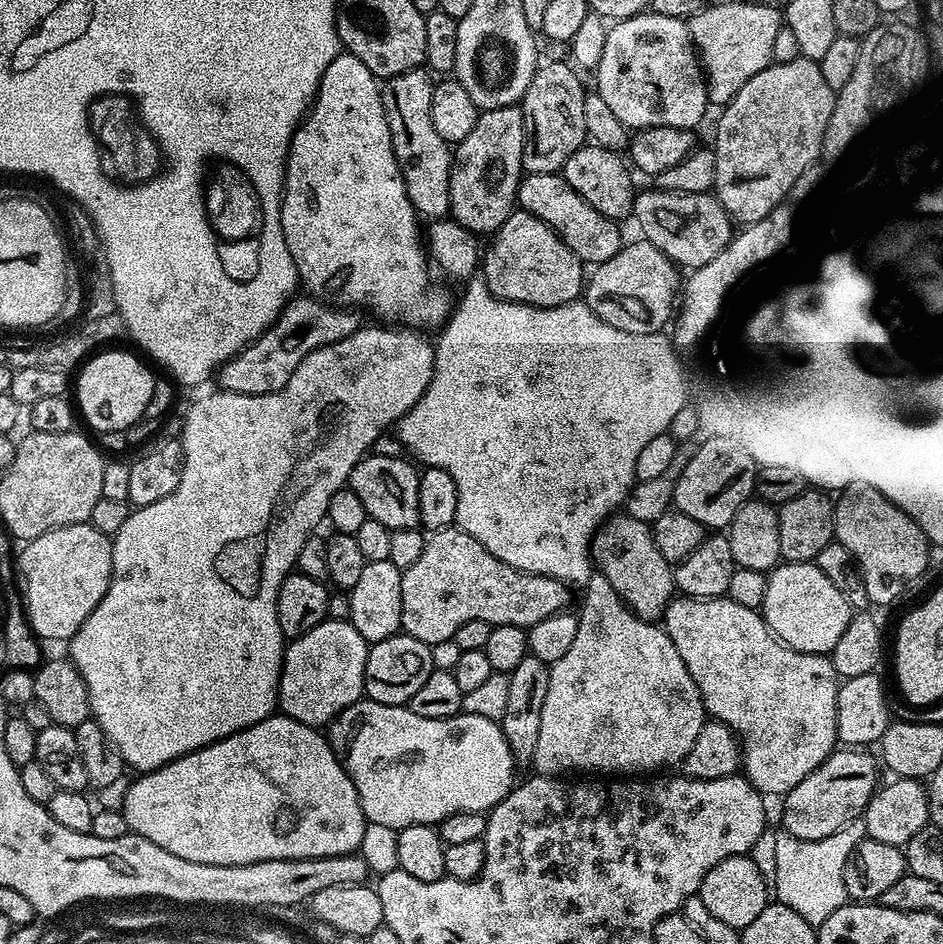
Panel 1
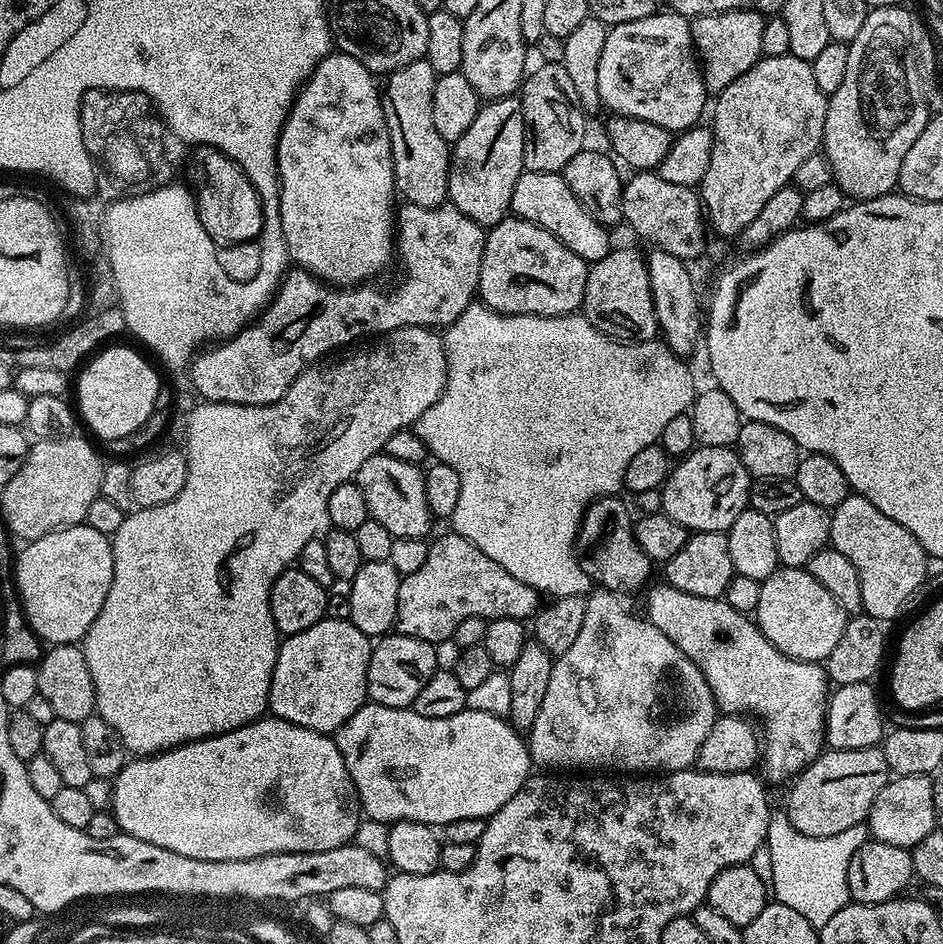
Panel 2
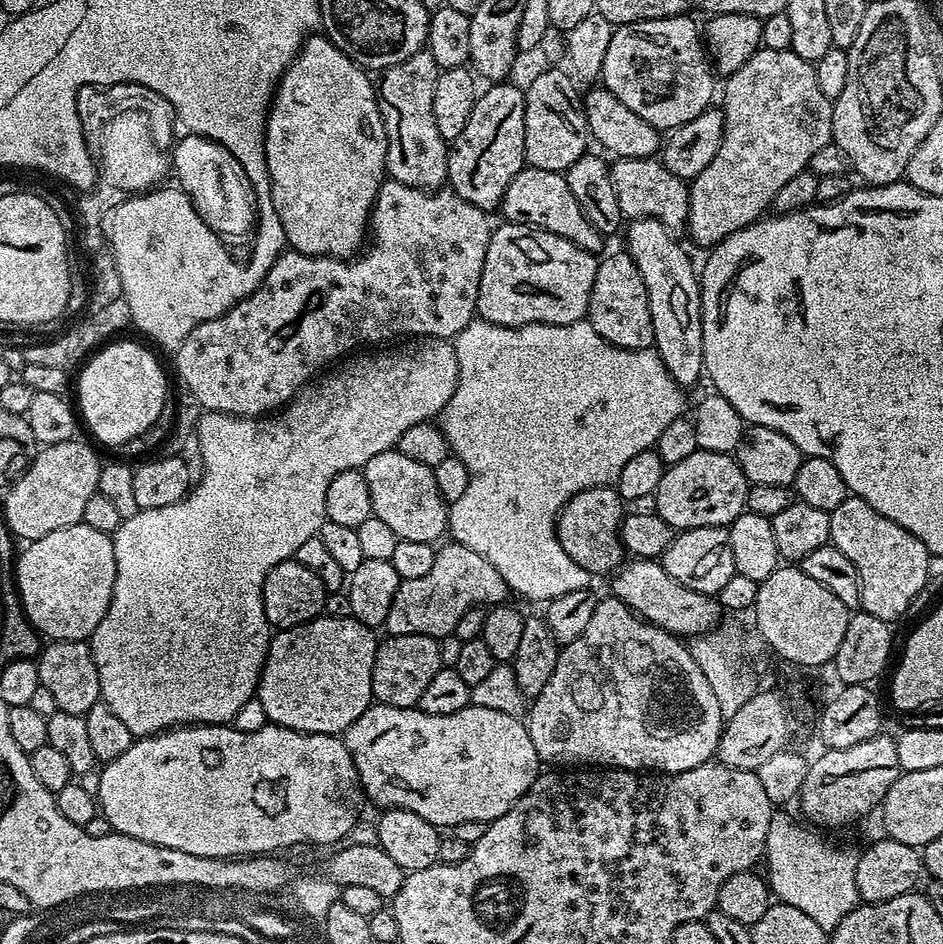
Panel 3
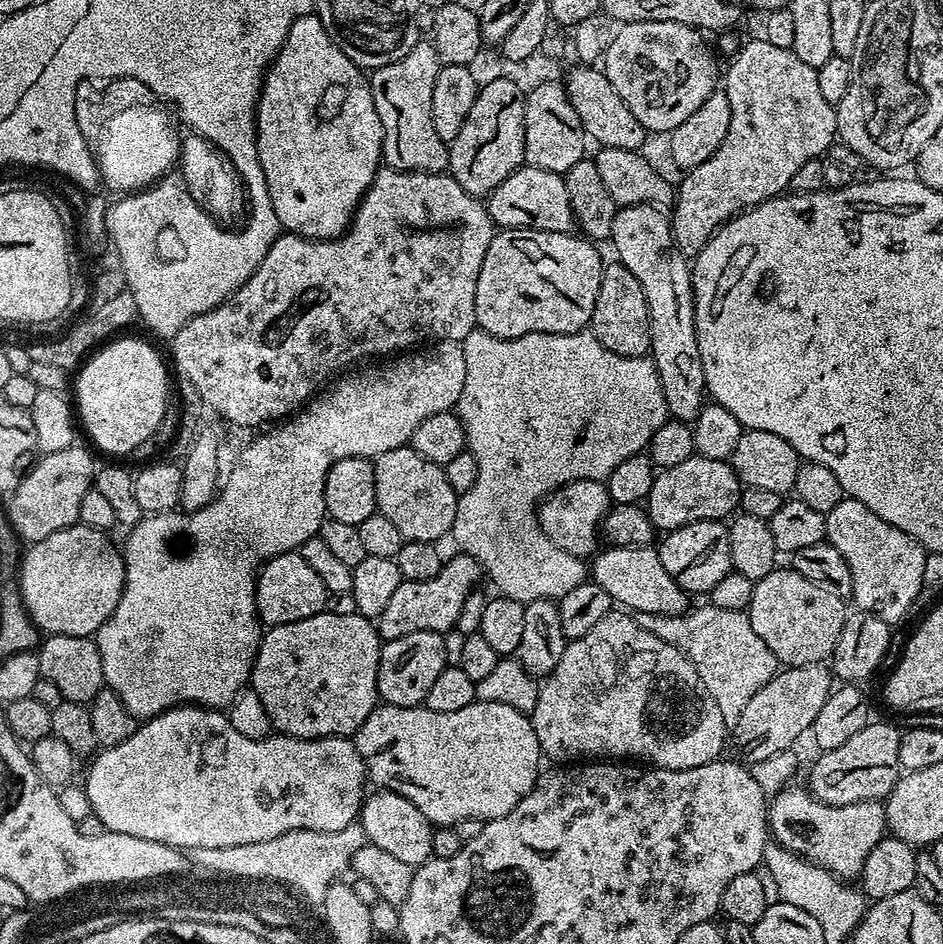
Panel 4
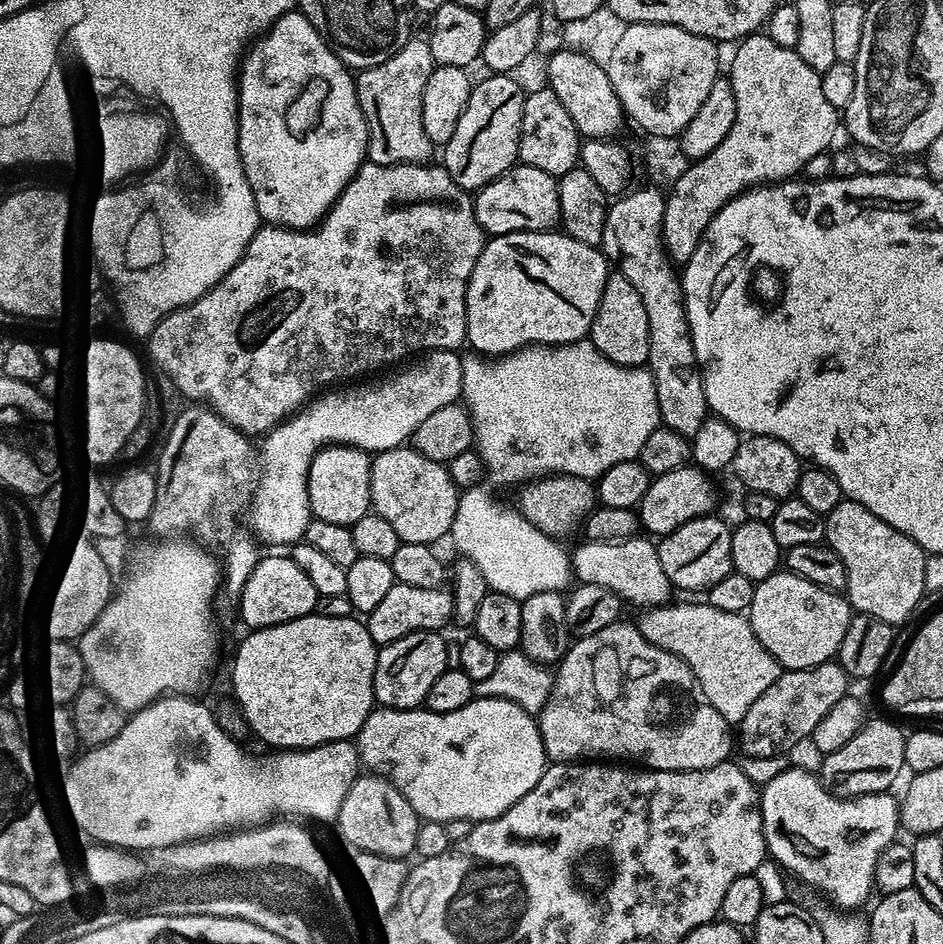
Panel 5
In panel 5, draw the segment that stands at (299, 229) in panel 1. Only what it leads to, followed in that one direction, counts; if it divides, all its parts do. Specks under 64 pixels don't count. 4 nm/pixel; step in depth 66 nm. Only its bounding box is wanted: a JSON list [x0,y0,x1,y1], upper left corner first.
[238,10,368,229]

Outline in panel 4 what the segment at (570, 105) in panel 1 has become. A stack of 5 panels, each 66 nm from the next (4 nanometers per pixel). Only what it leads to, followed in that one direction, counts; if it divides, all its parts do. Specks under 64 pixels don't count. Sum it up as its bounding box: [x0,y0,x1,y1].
[524,80,586,174]

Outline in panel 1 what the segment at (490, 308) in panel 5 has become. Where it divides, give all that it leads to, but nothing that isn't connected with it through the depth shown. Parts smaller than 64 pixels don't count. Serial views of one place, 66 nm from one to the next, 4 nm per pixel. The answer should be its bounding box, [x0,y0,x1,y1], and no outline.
[482,211,586,308]

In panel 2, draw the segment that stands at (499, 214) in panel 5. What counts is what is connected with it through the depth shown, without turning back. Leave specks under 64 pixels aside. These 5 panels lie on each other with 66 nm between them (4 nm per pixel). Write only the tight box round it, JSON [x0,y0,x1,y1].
[510,172,614,265]

